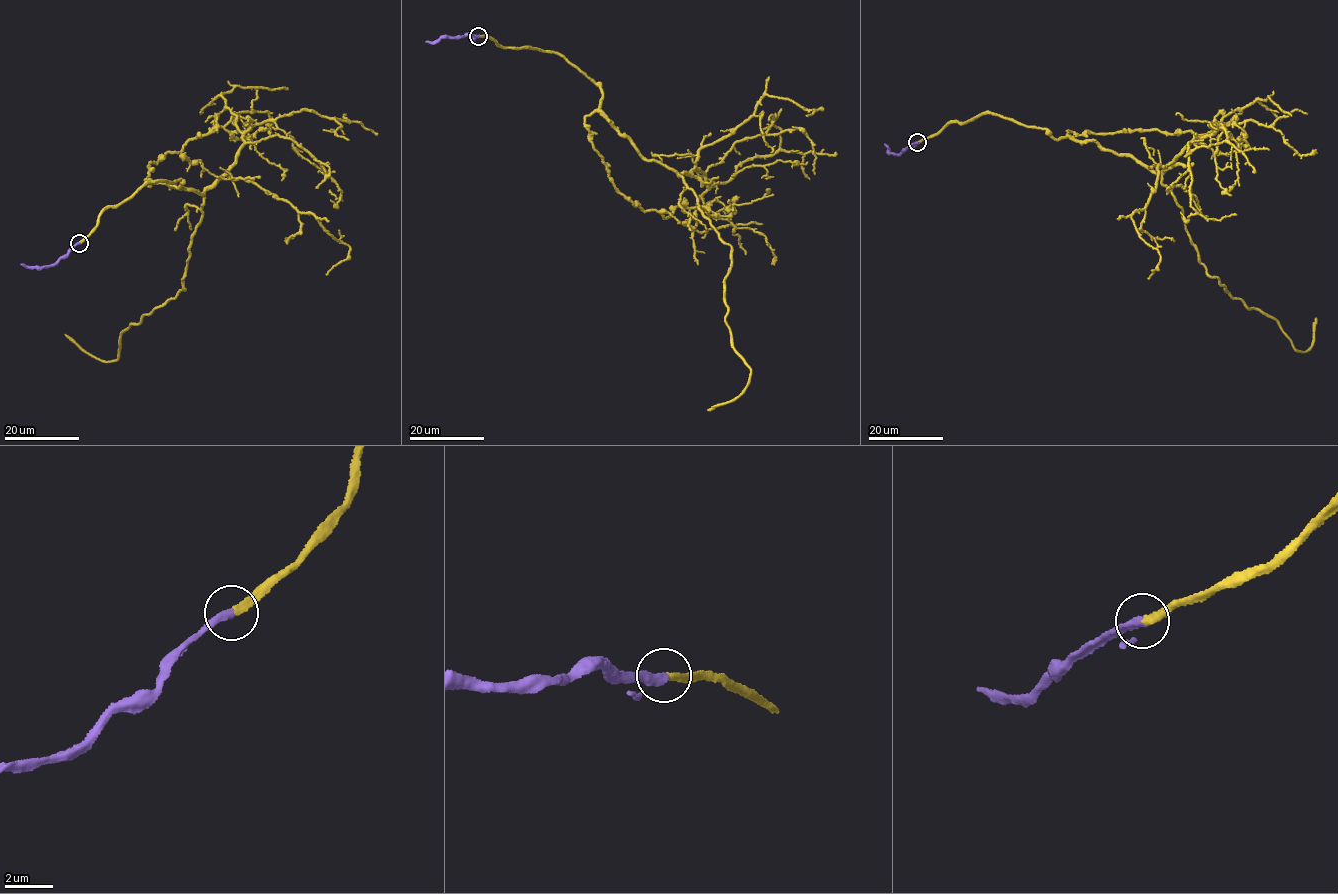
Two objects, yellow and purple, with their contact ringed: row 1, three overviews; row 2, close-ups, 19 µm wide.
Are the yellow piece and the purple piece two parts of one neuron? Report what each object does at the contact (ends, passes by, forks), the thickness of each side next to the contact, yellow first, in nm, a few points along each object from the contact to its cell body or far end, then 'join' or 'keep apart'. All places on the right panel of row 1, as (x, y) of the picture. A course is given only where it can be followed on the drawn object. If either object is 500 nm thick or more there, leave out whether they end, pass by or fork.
yellow ends there; purple ends there; 280 nm thick on the yellow side, 380 nm on the other; yellow runs (917, 143), (987, 113), (1127, 154), (1161, 175), (1199, 262), (1234, 298), (1277, 321), (1305, 352), (1315, 318); purple runs (917, 142), (897, 154), (888, 151), (884, 144); join

